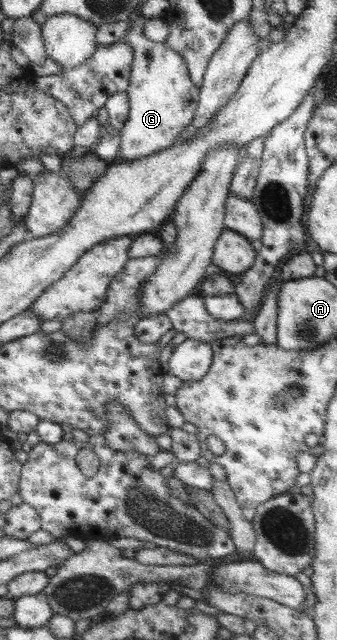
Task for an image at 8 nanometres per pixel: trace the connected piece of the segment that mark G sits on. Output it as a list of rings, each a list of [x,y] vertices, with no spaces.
[[[147,19],[133,23],[126,42],[134,49],[134,61],[129,84],[130,116],[119,133],[122,147],[120,160],[139,159],[167,150],[177,143],[180,134],[193,123],[200,105],[200,87],[193,83],[184,55],[171,49],[167,43],[157,43],[143,34]]]

